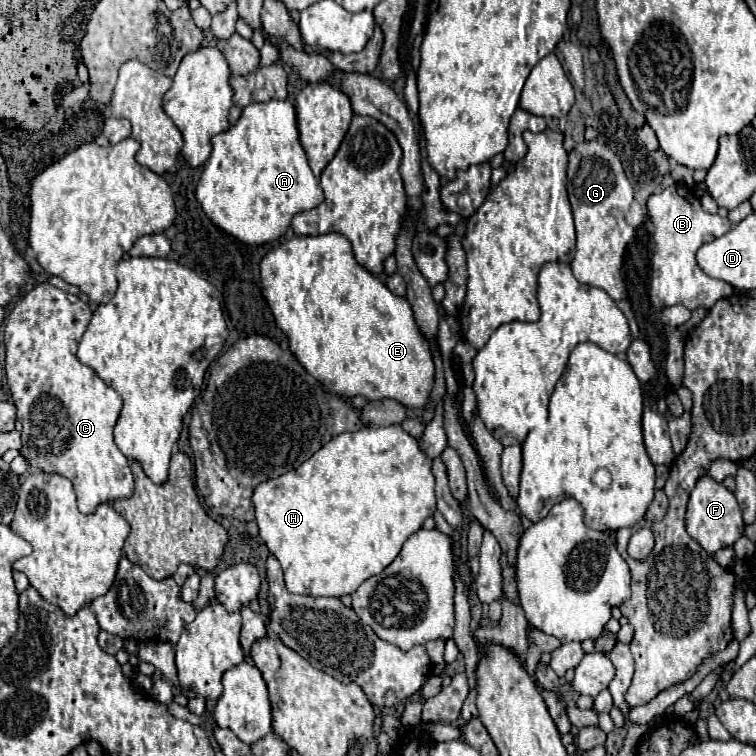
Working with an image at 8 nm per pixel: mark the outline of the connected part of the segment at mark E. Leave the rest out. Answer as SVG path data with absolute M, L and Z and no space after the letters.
M326 233L284 241L260 261L260 281L262 295L274 313L276 325L286 333L290 351L326 391L340 397L364 395L370 401L390 397L406 407L426 405L434 385L434 361L428 341L420 335L408 301L390 293L376 275L356 263L352 245L344 235Z

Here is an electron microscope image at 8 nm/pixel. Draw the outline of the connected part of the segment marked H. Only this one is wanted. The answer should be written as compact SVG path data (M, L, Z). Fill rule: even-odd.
M390 425L390 427L362 427L354 433L340 433L338 437L330 439L320 451L316 451L308 461L304 461L296 471L286 473L276 479L268 479L260 483L254 489L252 503L256 507L256 521L260 527L260 537L270 549L270 553L280 561L282 571L284 571L284 581L288 591L292 593L302 593L302 595L314 595L314 597L342 597L342 595L352 595L366 579L372 575L378 575L384 571L400 553L404 541L414 535L424 519L432 517L436 511L436 497L434 497L434 475L430 471L430 459L420 451L418 441L408 435L400 425Z

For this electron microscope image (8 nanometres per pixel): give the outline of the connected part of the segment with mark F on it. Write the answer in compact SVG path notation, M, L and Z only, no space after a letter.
M704 475L690 495L686 511L686 529L690 537L696 539L704 551L708 551L708 555L714 555L718 549L732 547L736 539L744 535L744 521L734 495L722 483L716 483L712 477Z

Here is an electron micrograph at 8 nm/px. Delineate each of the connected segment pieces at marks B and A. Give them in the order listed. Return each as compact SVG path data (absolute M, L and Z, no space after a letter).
M679 185L666 187L664 191L652 195L648 199L648 213L650 213L652 225L656 227L656 231L652 234L656 251L653 251L650 261L649 292L651 305L656 310L672 307L672 305L684 305L690 311L698 307L710 309L716 301L730 297L734 293L734 289L728 283L708 277L696 263L696 251L704 243L710 243L716 237L722 237L724 233L730 231L732 225L726 217L706 213L697 195Z
M278 99L266 103L250 103L248 107L244 107L240 119L228 131L214 135L212 153L204 165L196 189L196 199L214 225L246 245L262 245L280 239L296 213L310 211L312 207L322 203L322 189L308 165L306 151L300 143L294 105L290 101Z

